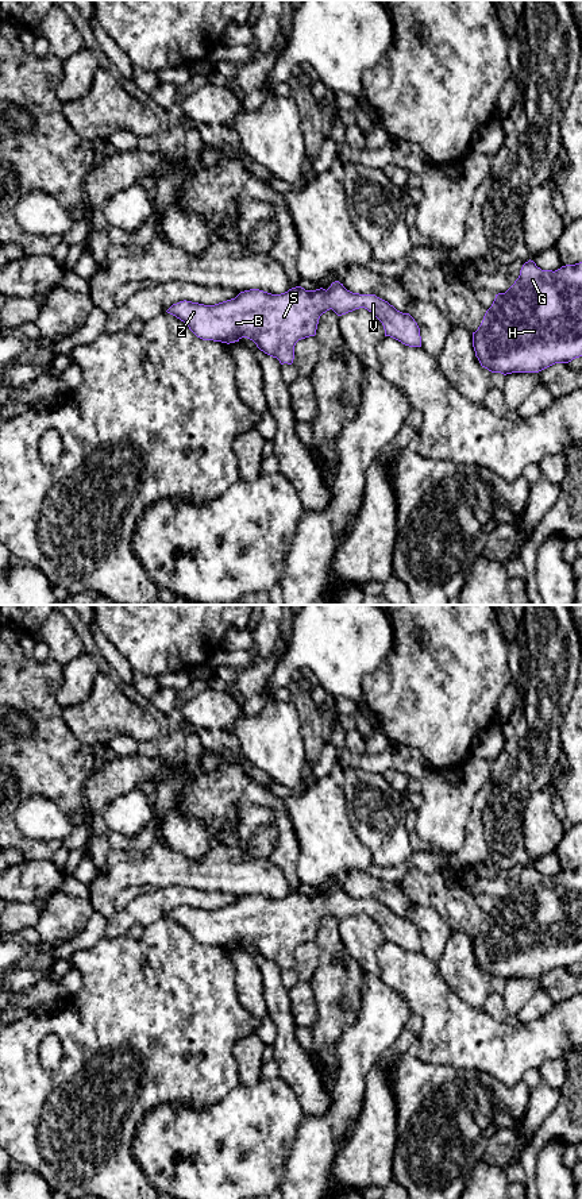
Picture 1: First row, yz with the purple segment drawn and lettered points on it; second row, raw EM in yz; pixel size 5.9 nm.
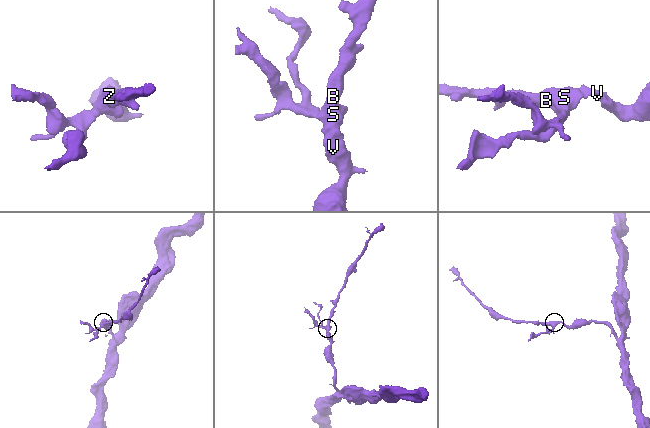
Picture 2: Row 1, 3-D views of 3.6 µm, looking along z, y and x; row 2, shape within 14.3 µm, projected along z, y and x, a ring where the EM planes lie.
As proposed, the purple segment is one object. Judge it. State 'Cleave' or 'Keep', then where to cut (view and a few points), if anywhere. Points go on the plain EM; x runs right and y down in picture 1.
Keep. No split

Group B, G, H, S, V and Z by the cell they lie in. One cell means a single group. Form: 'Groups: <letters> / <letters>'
Groups: B G H S V Z

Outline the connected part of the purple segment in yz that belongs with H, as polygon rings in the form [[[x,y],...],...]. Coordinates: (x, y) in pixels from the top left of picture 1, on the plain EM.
[[[531,864],[525,867],[514,888],[505,898],[496,899],[481,930],[473,937],[473,952],[482,972],[504,980],[539,978],[555,968],[568,968],[582,961],[582,867],[555,876],[541,875]]]

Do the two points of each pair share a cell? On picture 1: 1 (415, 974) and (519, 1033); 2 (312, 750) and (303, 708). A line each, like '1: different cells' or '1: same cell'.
1: same cell
2: same cell

